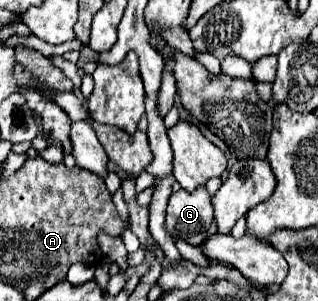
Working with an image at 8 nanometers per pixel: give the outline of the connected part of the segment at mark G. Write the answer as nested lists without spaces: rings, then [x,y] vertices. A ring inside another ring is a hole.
[[[198,187],[192,193],[184,189],[172,193],[166,207],[168,233],[190,245],[200,245],[214,219],[210,199],[206,187]]]

